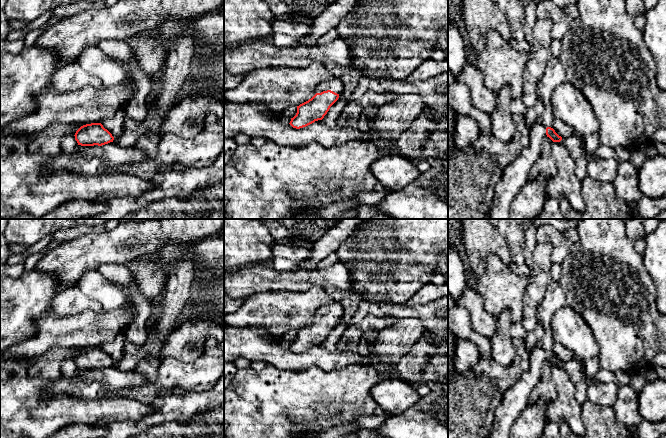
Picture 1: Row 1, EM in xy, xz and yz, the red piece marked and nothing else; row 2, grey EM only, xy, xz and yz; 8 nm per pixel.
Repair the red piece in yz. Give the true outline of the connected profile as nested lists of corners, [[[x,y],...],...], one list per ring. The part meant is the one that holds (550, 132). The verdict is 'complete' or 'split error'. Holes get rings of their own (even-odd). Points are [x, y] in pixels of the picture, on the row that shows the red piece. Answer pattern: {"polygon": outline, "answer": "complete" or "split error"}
{"polygon": [[[538,123],[532,127],[529,145],[504,170],[500,182],[496,185],[495,197],[489,212],[491,219],[509,219],[512,200],[528,181],[530,169],[539,158],[547,137],[553,142],[562,140],[551,127],[546,128]]], "answer": "split error"}

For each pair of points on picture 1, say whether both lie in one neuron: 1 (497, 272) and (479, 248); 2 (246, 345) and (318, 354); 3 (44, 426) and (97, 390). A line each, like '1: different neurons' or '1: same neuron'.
1: different neurons
2: same neuron
3: different neurons

